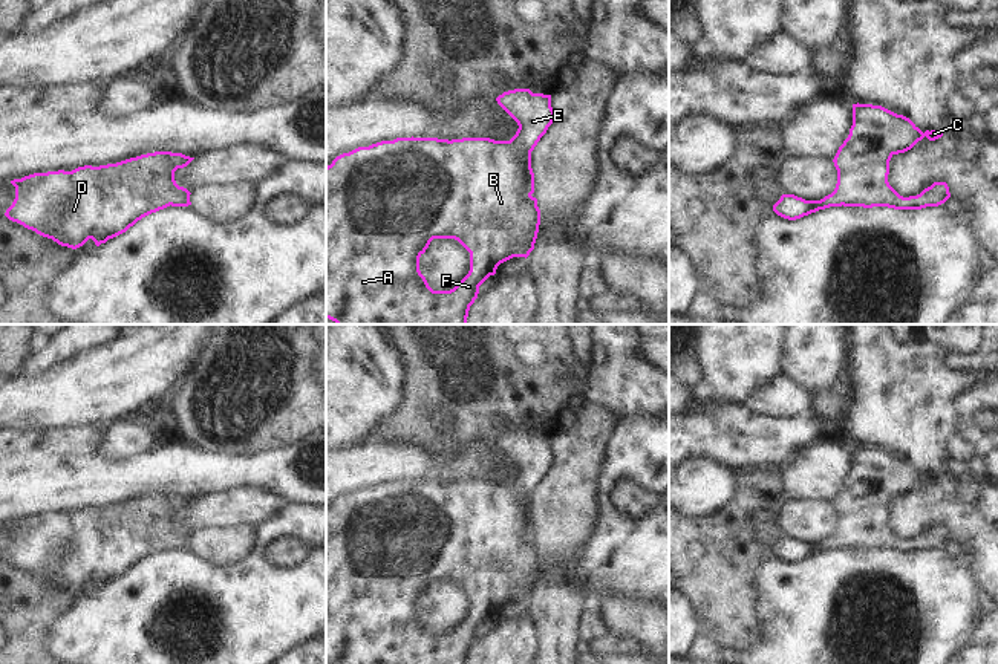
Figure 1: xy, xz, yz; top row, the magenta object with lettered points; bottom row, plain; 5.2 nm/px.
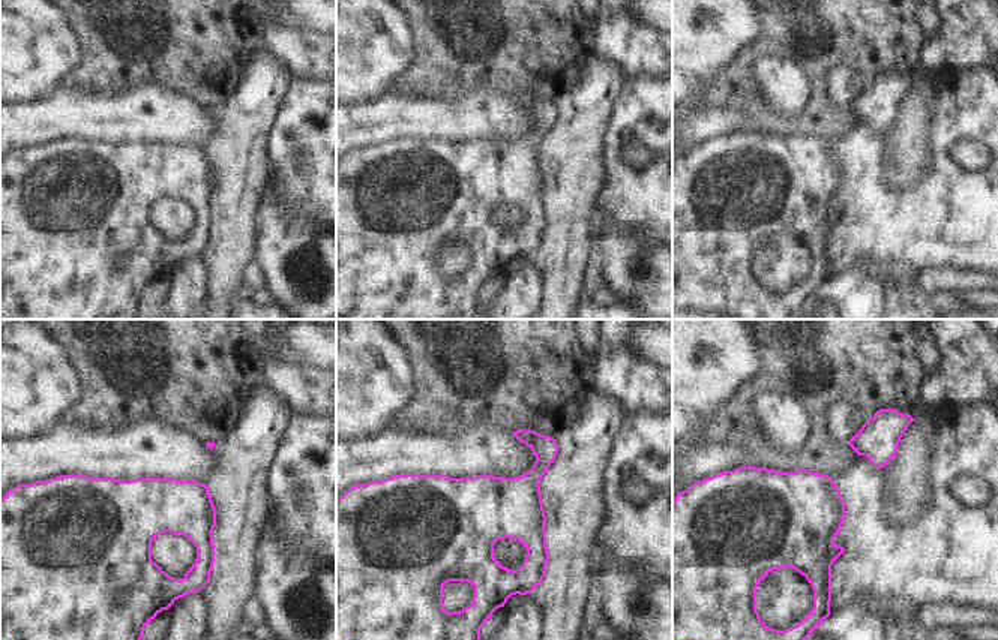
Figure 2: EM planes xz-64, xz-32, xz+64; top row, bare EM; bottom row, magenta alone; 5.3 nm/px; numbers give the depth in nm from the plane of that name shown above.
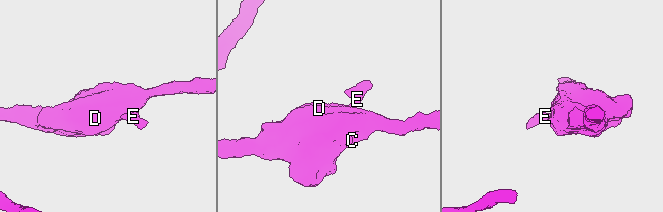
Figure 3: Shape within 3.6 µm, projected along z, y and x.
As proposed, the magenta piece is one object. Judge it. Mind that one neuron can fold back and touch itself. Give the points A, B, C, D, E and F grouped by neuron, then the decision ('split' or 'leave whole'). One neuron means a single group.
A B C D E F | leave whole

